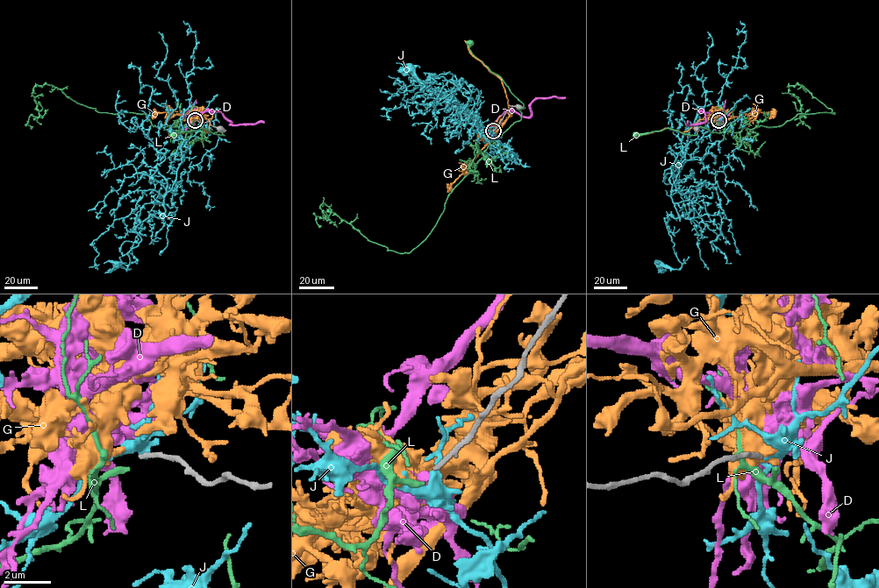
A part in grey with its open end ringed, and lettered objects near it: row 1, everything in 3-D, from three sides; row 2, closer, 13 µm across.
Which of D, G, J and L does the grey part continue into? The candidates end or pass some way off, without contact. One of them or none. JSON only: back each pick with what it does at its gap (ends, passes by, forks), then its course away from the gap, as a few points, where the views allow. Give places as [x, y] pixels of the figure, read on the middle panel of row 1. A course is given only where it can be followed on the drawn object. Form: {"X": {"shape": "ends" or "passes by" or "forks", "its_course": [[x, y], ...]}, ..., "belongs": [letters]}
{"belongs": []}

